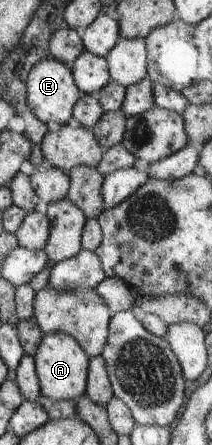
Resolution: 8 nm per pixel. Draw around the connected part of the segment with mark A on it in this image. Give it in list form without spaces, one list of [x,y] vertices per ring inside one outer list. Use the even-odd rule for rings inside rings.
[[[49,333],[44,336],[34,356],[39,377],[41,395],[52,401],[75,401],[85,394],[90,358],[78,342],[65,333]]]

